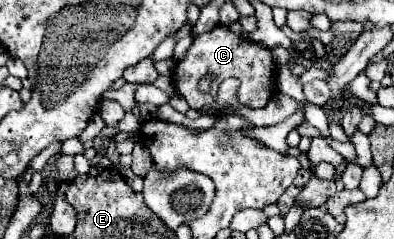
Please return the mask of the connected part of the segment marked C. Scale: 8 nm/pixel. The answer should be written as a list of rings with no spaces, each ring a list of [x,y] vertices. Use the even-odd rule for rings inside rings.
[[[215,27],[207,33],[201,33],[193,39],[193,45],[187,49],[185,57],[175,65],[175,89],[177,93],[189,103],[191,109],[201,109],[203,105],[209,105],[217,97],[217,87],[227,77],[237,77],[241,81],[239,87],[239,101],[247,107],[265,107],[277,93],[277,63],[273,61],[271,49],[247,41],[245,37],[239,37],[231,33],[227,27]],[[209,75],[211,87],[207,93],[199,91],[199,79]]]

